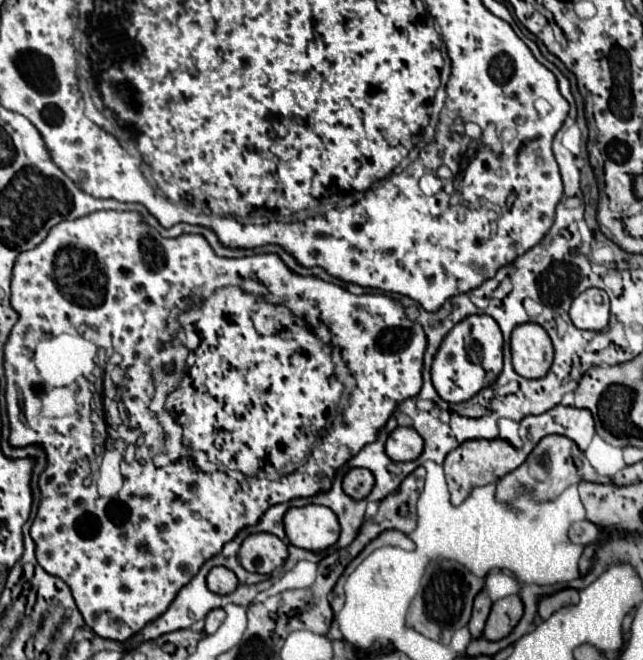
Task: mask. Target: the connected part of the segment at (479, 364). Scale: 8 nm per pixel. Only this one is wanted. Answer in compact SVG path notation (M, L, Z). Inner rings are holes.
M471 315L457 323L443 339L433 359L431 377L443 401L463 403L475 397L481 389L493 385L501 369L503 369L503 335L499 325L489 315Z

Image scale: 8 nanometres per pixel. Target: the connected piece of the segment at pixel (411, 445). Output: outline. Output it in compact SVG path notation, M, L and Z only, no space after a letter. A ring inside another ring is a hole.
M397 427L385 445L385 451L393 461L415 461L421 455L421 449L425 449L425 443L411 427Z

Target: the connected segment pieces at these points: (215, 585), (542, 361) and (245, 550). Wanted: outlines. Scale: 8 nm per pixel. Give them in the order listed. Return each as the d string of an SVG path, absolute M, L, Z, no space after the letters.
M213 567L207 575L207 587L217 595L229 595L239 587L239 579L227 567Z
M537 323L519 325L511 335L513 367L521 377L545 377L553 365L553 345L547 331Z
M271 533L249 535L241 549L241 565L251 573L271 575L275 569L281 569L287 559L287 545Z

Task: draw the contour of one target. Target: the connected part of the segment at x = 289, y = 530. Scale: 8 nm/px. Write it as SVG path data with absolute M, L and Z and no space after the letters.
M307 505L307 507L291 507L285 515L285 533L291 545L321 553L337 543L341 533L339 521L329 507Z

